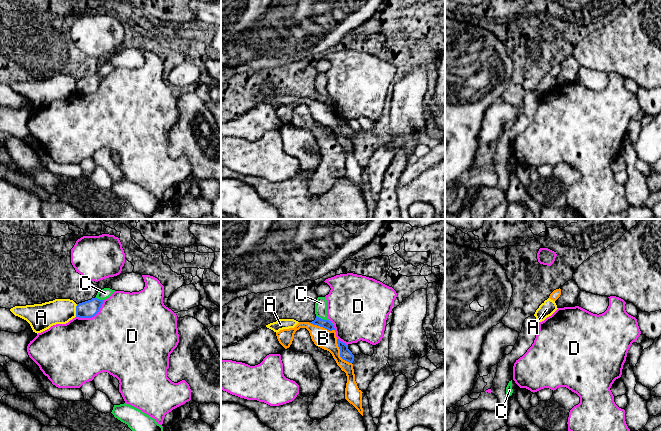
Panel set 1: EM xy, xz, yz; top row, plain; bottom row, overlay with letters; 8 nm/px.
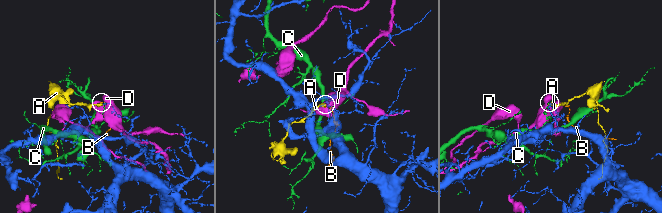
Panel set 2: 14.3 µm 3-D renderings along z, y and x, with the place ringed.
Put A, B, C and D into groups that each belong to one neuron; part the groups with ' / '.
A / B / C / D

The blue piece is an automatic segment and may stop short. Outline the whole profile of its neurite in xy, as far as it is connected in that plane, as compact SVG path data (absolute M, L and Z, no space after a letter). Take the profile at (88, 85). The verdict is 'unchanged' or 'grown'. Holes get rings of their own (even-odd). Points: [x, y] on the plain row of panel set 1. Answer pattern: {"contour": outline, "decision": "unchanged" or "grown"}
{"contour": "M92 74L91 76L77 80L76 93L79 94L92 94L100 86L104 76Z", "decision": "unchanged"}

